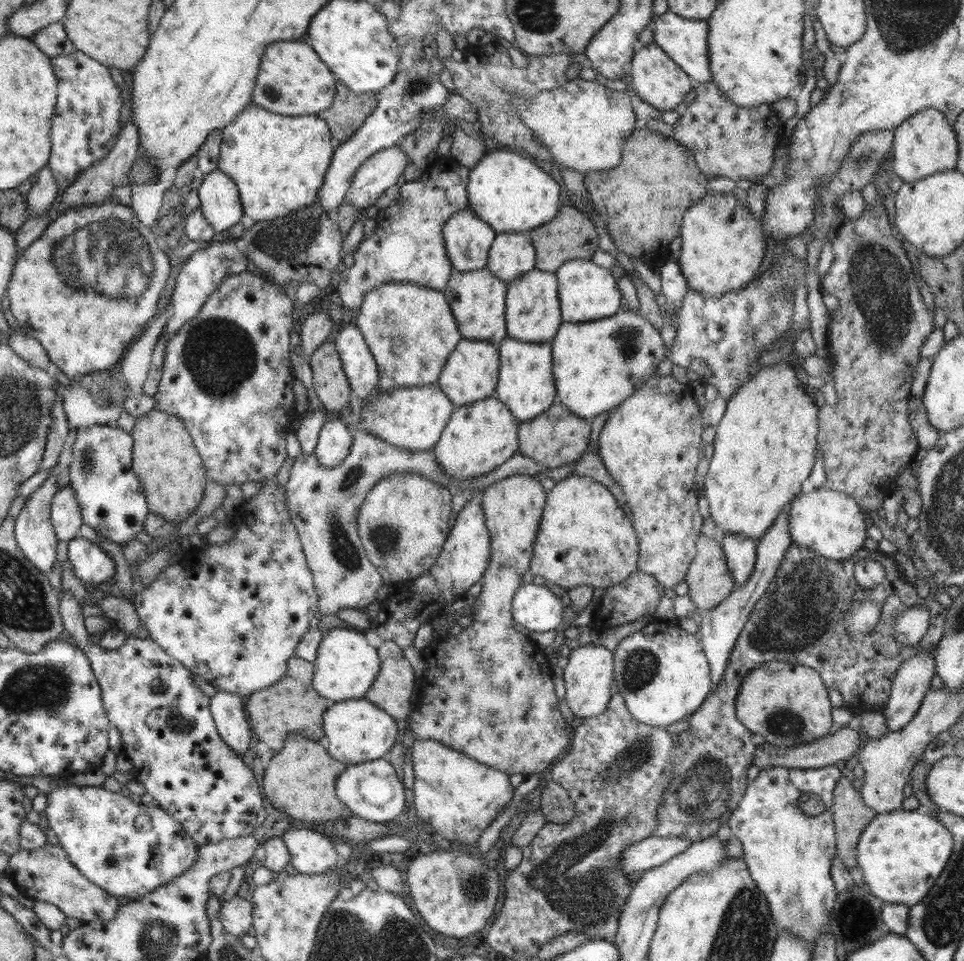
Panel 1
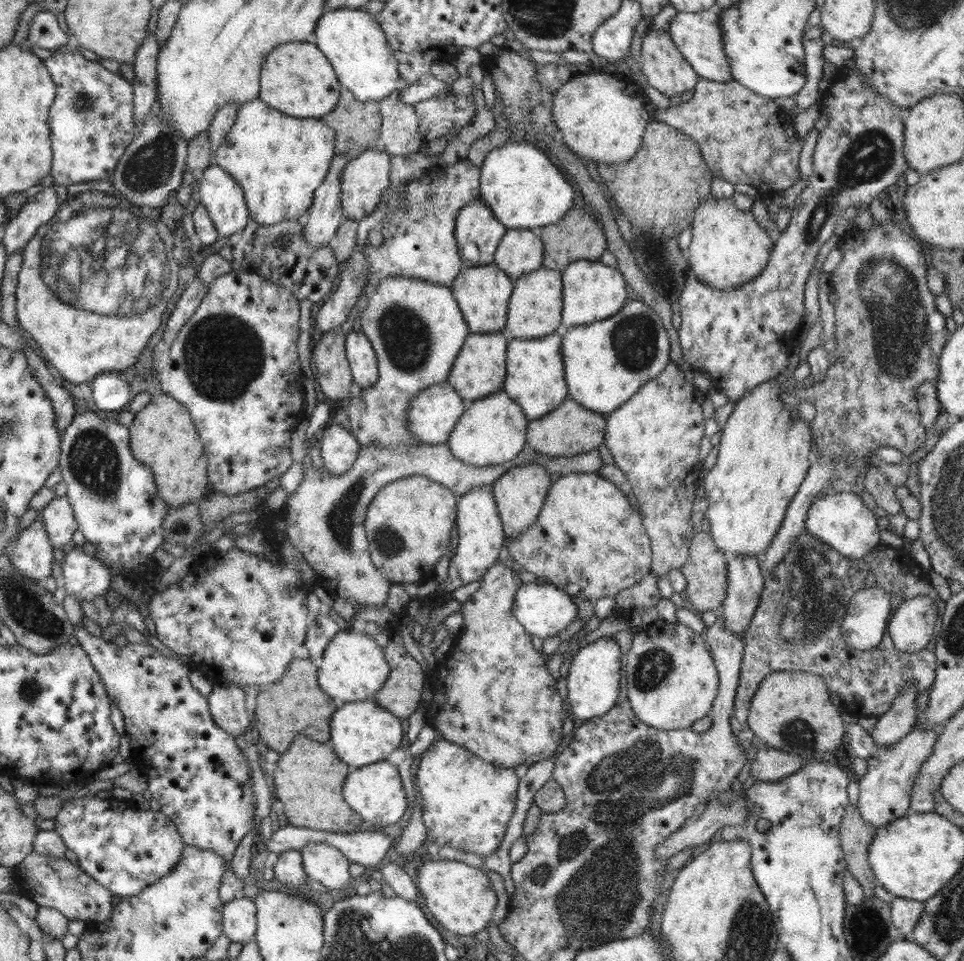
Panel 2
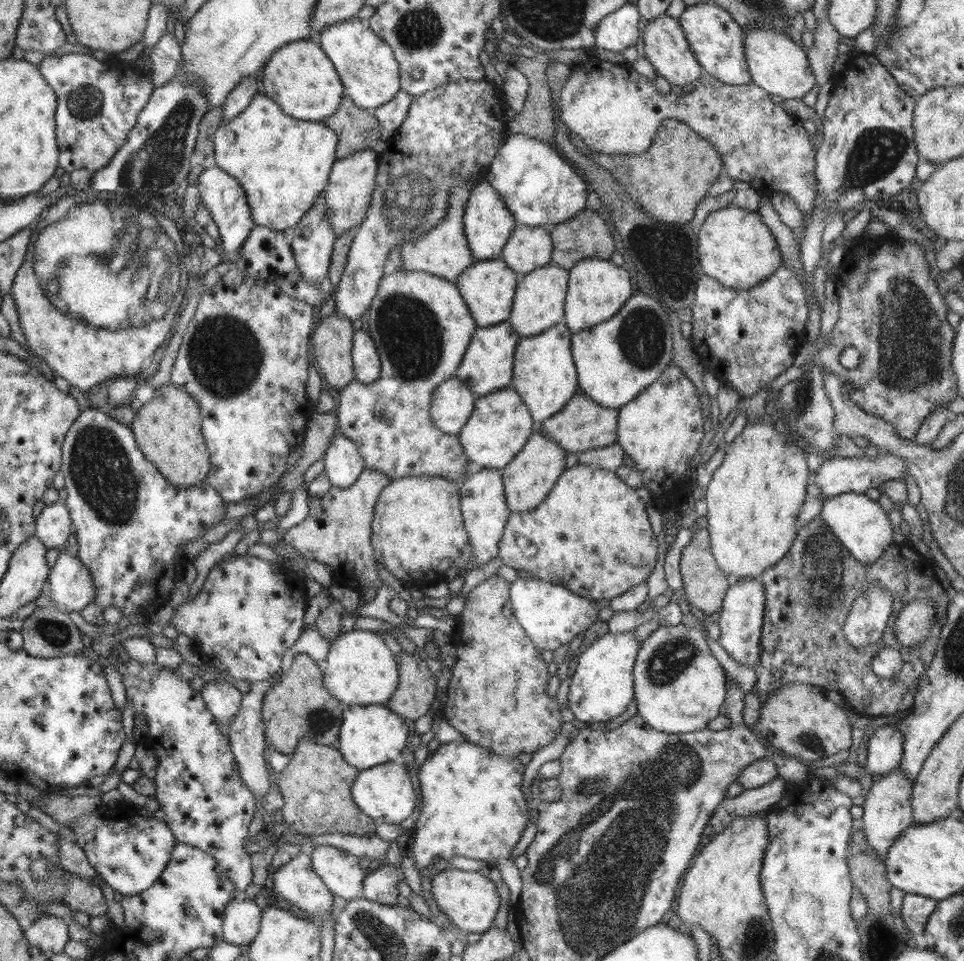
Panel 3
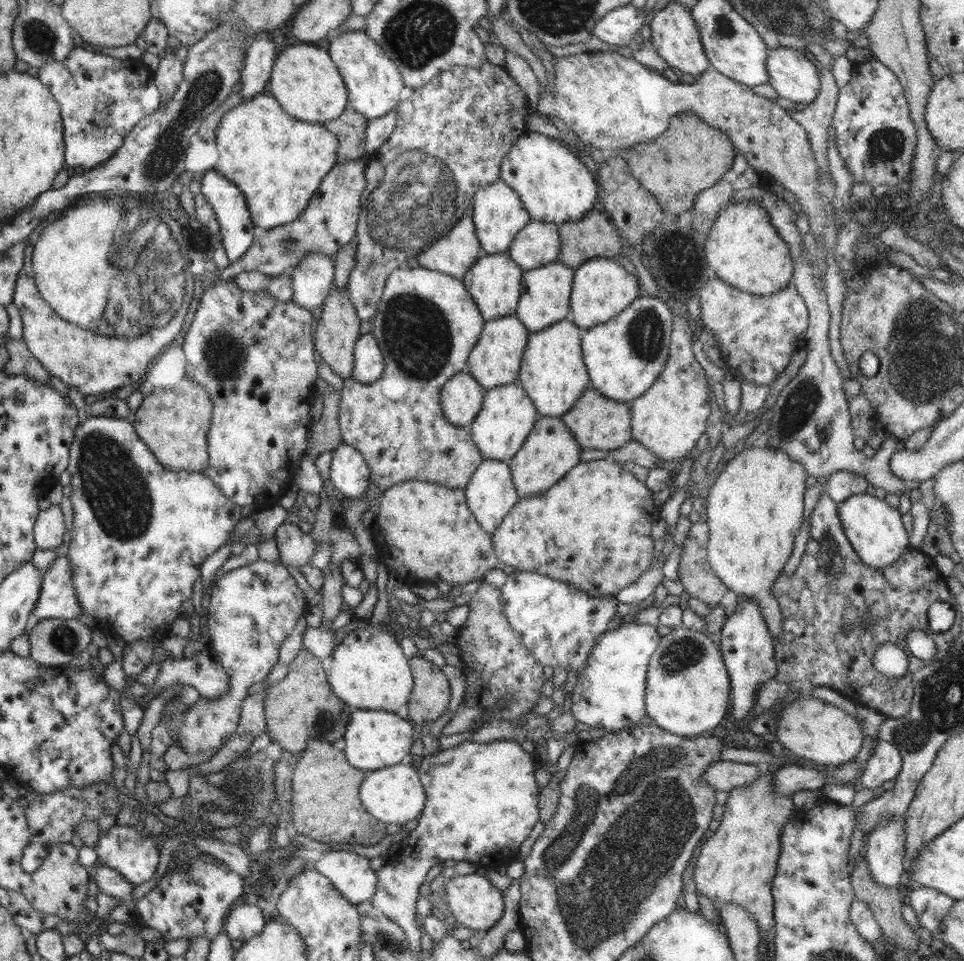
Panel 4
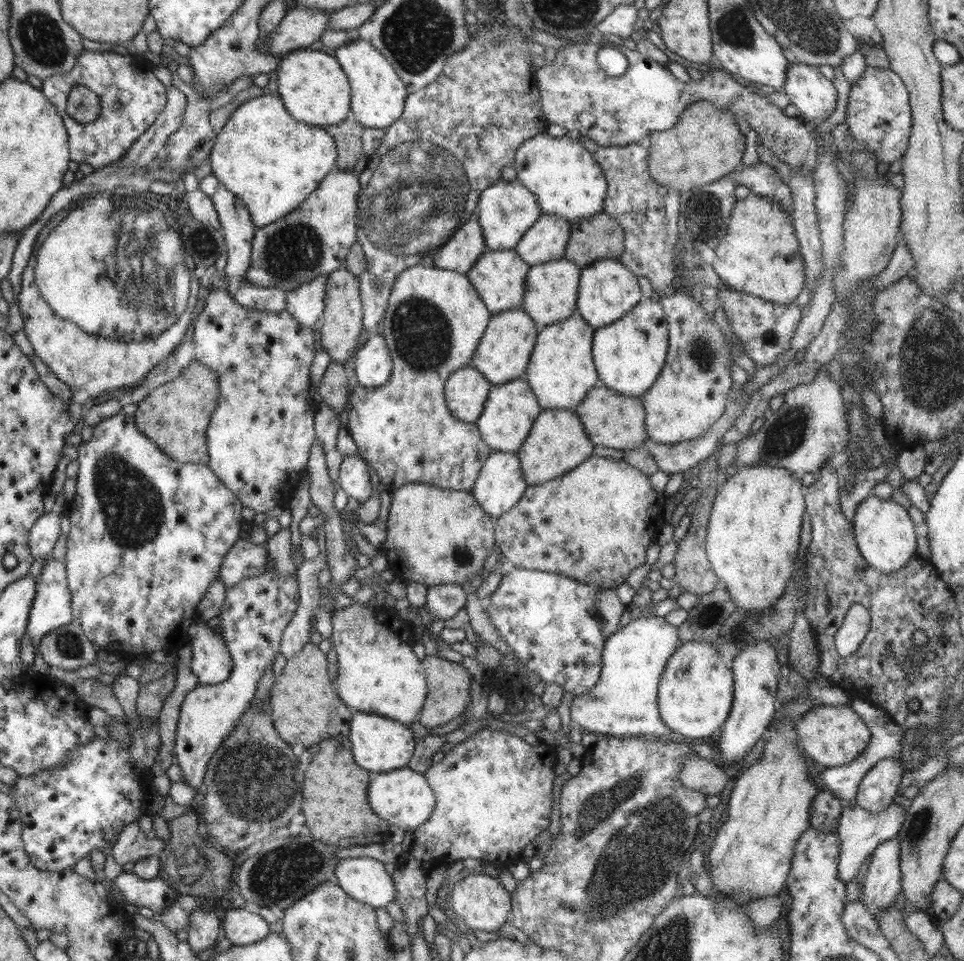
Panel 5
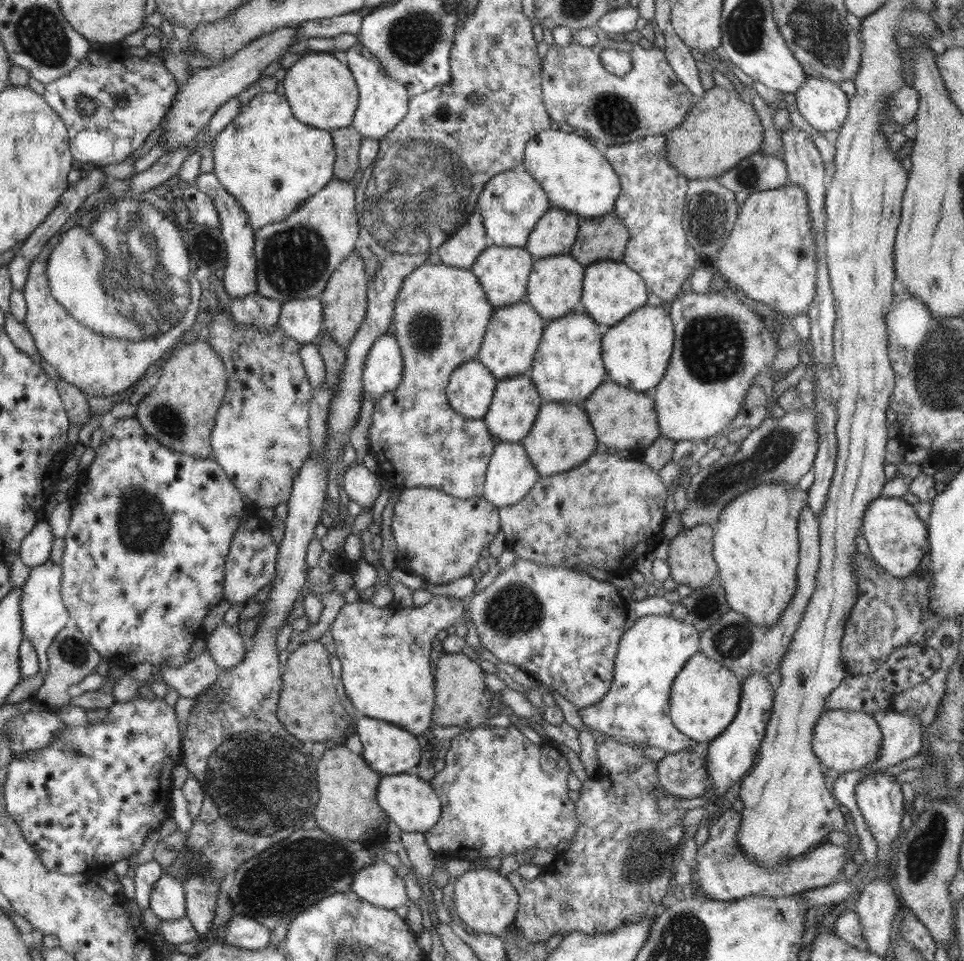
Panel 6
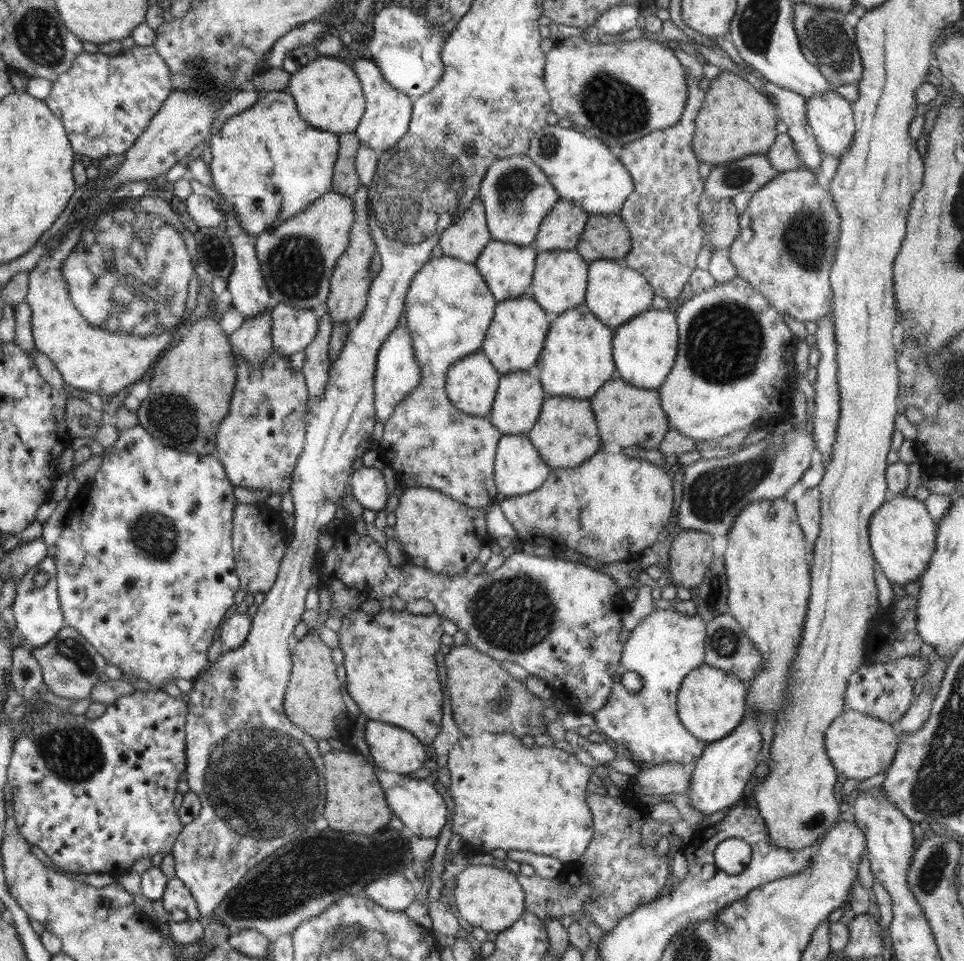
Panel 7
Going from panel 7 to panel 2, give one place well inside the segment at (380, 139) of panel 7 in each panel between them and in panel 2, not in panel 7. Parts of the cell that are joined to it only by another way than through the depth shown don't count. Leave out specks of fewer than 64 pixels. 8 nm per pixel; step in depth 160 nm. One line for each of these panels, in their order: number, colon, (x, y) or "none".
2: (364, 63)
3: (366, 66)
4: (374, 84)
5: (378, 95)
6: (383, 102)

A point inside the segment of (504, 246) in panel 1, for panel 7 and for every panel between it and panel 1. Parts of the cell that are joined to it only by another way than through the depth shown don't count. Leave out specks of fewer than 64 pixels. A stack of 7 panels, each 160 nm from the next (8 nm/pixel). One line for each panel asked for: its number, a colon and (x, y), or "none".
2: (520, 251)
3: (529, 247)
4: (537, 244)
5: (547, 239)
6: (555, 233)
7: (561, 229)

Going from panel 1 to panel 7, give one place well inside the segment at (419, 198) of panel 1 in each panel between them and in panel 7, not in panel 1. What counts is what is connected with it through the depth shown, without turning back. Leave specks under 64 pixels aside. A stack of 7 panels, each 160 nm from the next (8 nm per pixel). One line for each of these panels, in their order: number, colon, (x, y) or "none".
2: (419, 242)
3: (444, 251)
4: (454, 253)
5: (463, 248)
6: (461, 249)
7: (465, 239)

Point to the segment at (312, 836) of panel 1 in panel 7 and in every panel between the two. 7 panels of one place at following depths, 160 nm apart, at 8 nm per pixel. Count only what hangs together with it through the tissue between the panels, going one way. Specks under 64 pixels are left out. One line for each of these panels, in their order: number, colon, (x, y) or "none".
2: (324, 863)
3: (341, 872)
4: (350, 873)
5: (364, 879)
6: (377, 883)
7: (394, 892)

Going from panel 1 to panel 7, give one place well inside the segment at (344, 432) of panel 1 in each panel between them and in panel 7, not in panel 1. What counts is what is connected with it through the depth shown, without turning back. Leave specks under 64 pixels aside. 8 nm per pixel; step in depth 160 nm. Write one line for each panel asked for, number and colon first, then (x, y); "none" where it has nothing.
2: (339, 447)
3: (343, 463)
4: (349, 472)
5: (355, 476)
6: (361, 485)
7: (368, 486)

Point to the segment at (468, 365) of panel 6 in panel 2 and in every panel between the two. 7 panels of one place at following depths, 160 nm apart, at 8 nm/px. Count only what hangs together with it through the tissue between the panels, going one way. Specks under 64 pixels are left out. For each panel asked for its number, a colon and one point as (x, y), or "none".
2: (433, 412)
3: (452, 402)
4: (461, 397)
5: (466, 390)

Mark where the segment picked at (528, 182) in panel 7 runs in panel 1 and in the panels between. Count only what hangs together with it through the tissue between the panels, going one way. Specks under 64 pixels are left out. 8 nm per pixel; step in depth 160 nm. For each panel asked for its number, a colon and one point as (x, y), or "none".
1: (467, 240)
2: (475, 222)
3: (488, 224)
4: (498, 213)
5: (506, 210)
6: (512, 202)

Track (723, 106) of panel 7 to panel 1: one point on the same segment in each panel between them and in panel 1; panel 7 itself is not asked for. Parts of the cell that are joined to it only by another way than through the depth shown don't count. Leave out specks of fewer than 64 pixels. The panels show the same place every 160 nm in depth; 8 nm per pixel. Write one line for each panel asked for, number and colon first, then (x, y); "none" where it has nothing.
1: (642, 201)
2: (660, 187)
3: (668, 180)
4: (690, 156)
5: (706, 144)
6: (722, 128)

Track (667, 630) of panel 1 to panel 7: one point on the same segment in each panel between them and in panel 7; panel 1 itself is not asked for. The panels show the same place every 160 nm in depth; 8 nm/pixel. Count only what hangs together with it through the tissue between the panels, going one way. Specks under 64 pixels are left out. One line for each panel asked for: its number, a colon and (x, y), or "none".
2: (671, 679)
3: (679, 685)
4: (688, 688)
5: (695, 695)
6: (705, 696)
7: (711, 702)

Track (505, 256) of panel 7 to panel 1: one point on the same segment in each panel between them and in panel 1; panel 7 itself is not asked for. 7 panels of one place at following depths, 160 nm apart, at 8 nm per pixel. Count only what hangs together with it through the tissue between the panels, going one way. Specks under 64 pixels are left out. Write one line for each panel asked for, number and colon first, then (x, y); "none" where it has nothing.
1: (477, 298)
2: (482, 291)
3: (488, 286)
4: (494, 280)
5: (498, 276)
6: (503, 271)

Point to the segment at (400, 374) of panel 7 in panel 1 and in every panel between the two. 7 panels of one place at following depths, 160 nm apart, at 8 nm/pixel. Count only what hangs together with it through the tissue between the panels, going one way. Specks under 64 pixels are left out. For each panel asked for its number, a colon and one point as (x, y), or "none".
1: (360, 367)
2: (361, 356)
3: (366, 365)
4: (369, 365)
5: (373, 366)
6: (383, 370)

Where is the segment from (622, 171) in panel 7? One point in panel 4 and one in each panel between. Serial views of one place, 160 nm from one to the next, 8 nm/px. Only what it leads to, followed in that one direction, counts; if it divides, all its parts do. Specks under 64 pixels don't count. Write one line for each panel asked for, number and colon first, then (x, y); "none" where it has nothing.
4: (554, 185)
5: (567, 181)
6: (578, 179)

